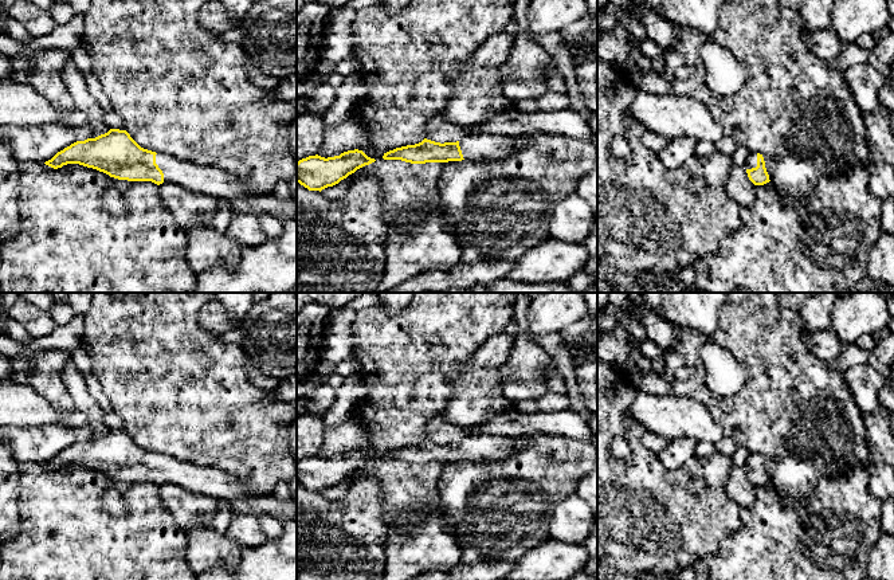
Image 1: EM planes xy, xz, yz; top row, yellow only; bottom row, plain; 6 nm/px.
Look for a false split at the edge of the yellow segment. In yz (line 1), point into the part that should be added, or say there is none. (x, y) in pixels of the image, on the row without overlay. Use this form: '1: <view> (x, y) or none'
1: yz (751, 463)

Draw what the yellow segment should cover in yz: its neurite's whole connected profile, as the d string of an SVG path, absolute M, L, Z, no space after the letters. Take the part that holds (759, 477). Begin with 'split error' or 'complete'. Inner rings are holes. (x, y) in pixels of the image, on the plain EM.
split error | M749 454L748 461L745 463L745 469L746 469L749 481L754 486L764 486L771 482L765 469L765 462L762 455Z

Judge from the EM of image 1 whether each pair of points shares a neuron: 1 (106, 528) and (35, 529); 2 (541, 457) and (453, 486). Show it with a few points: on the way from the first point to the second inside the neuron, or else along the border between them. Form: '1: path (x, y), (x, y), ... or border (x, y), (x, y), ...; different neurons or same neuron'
1: path (89, 528), (53, 528); same neuron
2: path (520, 474), (489, 477), (474, 485); same neuron

